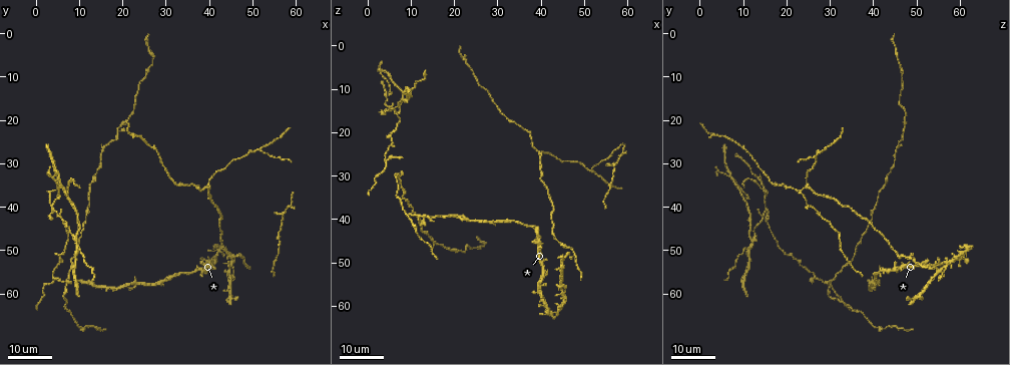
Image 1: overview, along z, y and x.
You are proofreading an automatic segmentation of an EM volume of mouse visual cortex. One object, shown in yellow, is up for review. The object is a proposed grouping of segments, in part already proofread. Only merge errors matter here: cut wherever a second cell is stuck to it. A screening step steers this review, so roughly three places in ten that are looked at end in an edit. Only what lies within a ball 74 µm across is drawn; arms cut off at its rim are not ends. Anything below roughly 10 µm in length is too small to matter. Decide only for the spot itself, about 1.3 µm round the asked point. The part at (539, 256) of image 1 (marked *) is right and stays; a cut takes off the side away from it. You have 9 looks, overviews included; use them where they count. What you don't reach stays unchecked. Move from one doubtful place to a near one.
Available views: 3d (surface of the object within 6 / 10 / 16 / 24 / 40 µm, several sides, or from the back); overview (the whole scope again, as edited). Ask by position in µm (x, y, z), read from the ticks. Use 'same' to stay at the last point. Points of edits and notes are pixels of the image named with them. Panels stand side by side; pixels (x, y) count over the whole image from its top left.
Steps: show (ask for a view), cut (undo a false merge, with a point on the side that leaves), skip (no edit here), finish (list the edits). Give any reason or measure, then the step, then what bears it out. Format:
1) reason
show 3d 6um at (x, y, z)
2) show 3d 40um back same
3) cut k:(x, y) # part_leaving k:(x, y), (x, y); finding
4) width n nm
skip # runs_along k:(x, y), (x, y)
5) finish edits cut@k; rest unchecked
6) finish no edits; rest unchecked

show 3d 16um at (8.0, 54.0, 33.5)

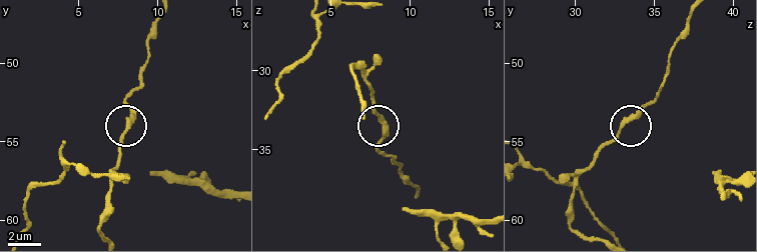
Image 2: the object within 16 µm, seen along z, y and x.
show 3d 6um at (8.4, 53.3, 33.5)

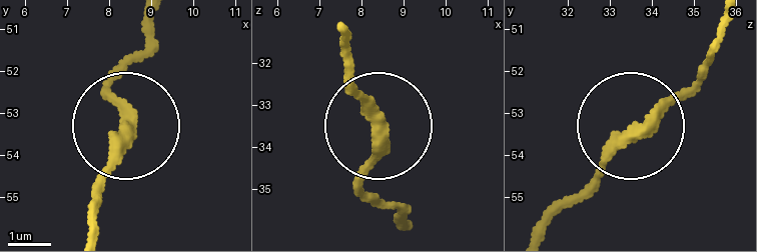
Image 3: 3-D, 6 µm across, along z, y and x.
width 310 nm
skip # all the same cell

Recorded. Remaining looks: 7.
calibre changes
show 3d 16um at (4.5, 56.5, 26.5)

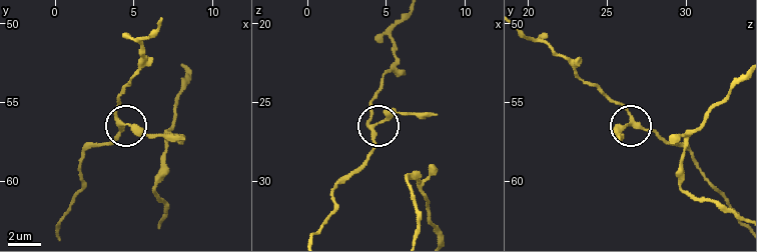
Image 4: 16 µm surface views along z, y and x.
show 3d 10um at (4.0, 56.3, 26.5)

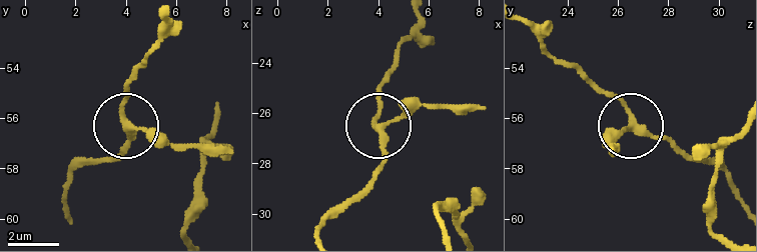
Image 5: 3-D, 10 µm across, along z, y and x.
arms 3
skip # one cell here

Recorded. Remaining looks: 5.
four arms meet
show 3d 24um at (6.5, 43.0, 14.5)

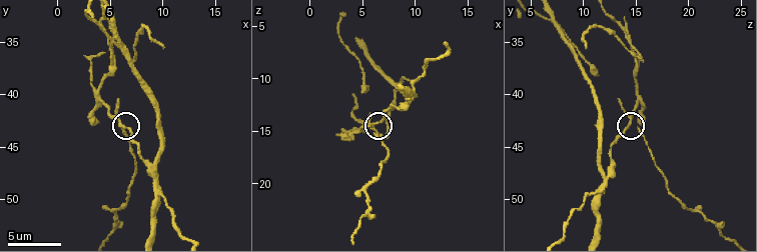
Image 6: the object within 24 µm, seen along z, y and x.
show 3d 6um at (6.0, 43.0, 14.2)

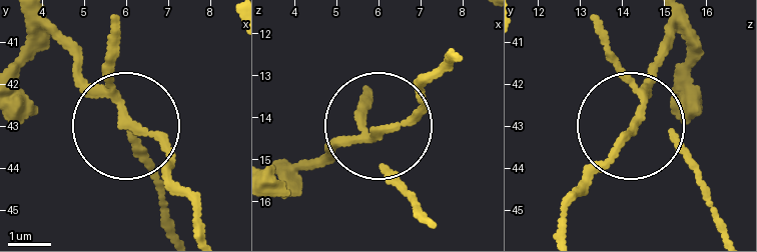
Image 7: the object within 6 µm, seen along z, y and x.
show 3d 6um back at (5.95, 42.80, 14.35)

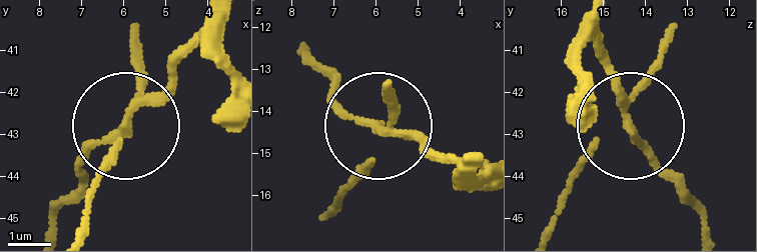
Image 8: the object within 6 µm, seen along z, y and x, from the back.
side_arm 20 um
cut 8:(174, 56) # part_leaving 8:(135, 106), (89, 156), (53, 231); two cells meet here

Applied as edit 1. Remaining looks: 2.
branch point
show 3d 24um at (39.5, 34.5, 25.0)

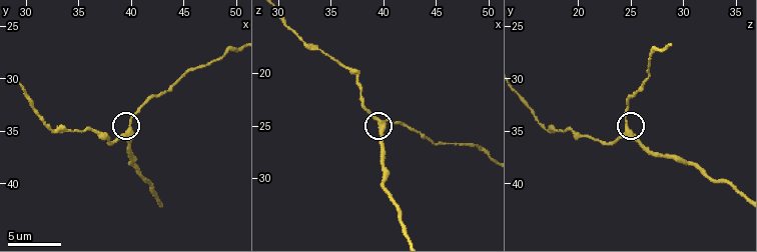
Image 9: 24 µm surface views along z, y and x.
show 3d 6um at (40.0, 35.0, 24.6)

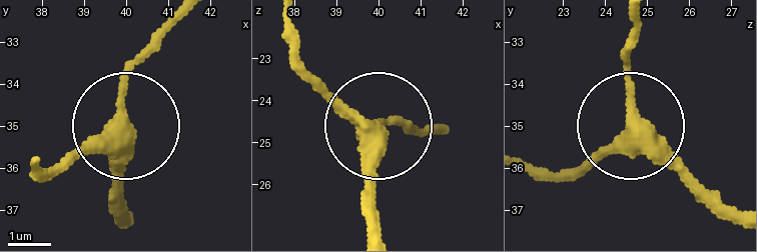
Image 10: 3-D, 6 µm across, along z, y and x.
side_arm 40 um; arms 3
cut 10:(152, 40) # two cells meet here

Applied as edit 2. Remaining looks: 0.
finish edits cut@8, cut@10; rest unchecked

